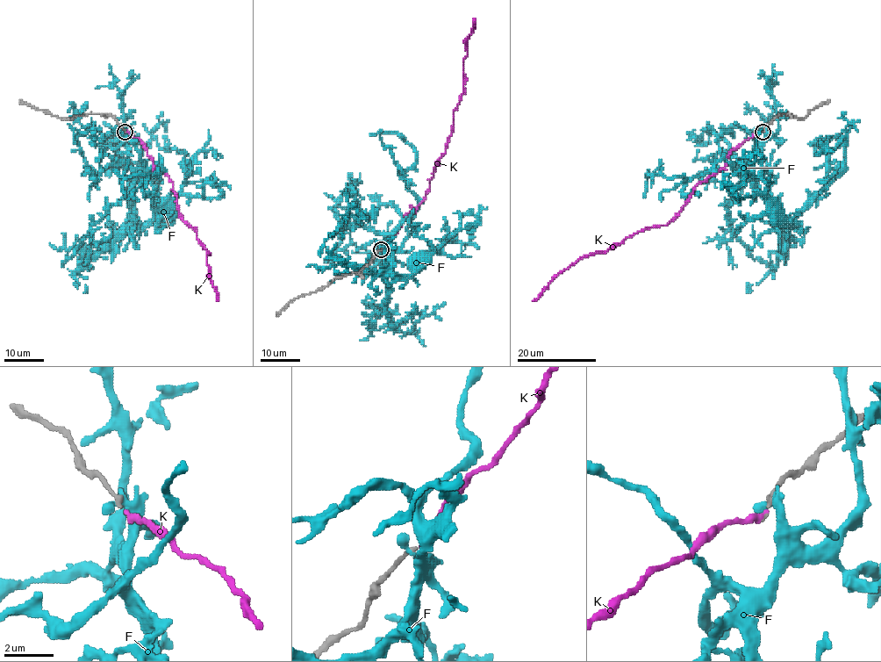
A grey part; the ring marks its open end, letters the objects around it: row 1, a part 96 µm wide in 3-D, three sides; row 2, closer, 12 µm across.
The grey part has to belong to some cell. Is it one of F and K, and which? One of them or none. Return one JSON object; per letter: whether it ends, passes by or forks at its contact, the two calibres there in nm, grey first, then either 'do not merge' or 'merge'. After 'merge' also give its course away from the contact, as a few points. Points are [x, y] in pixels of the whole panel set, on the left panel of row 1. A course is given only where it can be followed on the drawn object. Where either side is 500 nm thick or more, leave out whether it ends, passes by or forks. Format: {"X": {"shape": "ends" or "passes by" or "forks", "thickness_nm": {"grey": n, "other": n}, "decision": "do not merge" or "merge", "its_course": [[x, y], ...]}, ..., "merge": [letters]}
{"F": {"shape": "forks", "thickness_nm": {"grey": 170, "other": 240}, "decision": "do not merge"}, "K": {"shape": "ends", "thickness_nm": {"grey": 120, "other": 240}, "decision": "merge", "its_course": [[125, 130], [142, 143], [153, 165], [172, 181], [178, 214], [195, 228], [207, 251], [209, 278], [218, 301]]}, "merge": ["K"]}

